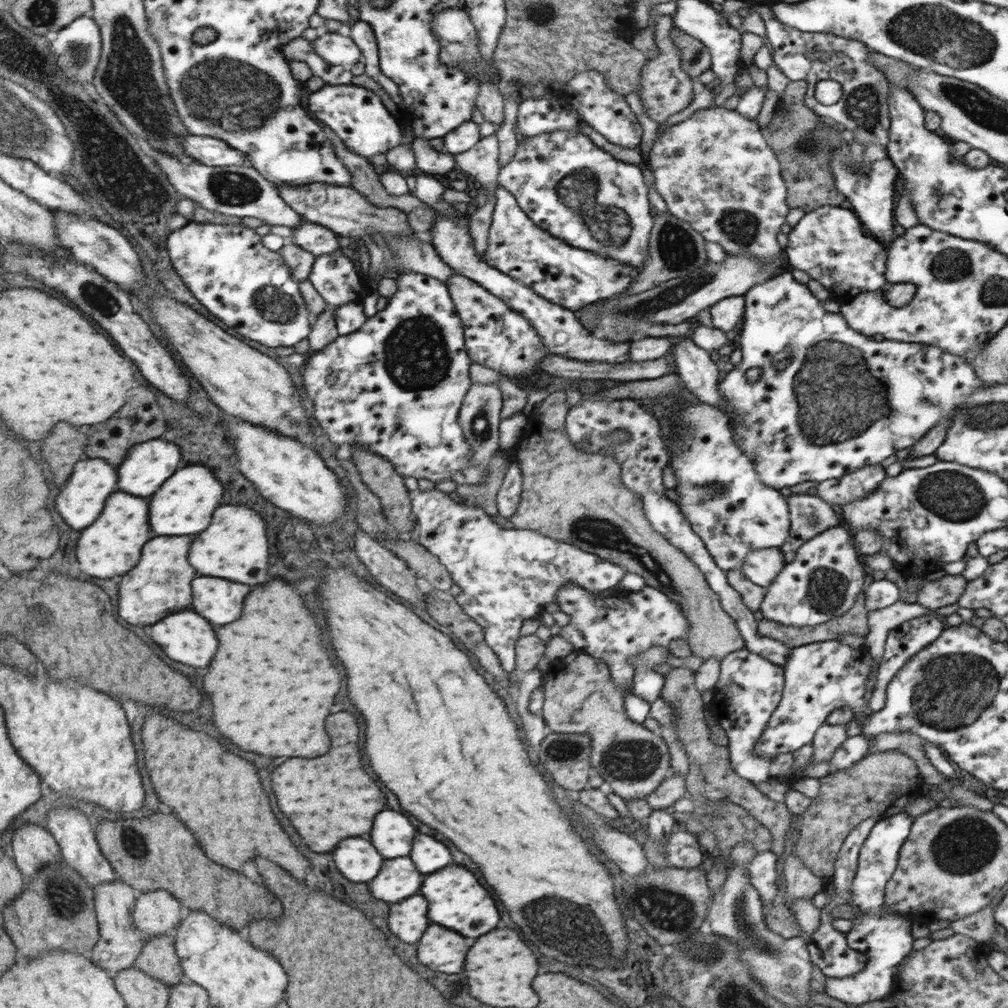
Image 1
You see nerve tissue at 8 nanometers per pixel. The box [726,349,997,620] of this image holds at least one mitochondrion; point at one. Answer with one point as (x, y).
(955, 497)

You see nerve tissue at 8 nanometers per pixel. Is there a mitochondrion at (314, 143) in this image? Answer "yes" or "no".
no

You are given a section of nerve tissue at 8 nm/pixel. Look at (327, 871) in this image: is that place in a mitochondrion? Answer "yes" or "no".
no

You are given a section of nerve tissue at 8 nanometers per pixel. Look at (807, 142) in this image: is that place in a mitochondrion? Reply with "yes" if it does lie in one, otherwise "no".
yes

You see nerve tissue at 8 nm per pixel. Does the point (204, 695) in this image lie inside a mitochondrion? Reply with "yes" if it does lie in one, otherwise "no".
no

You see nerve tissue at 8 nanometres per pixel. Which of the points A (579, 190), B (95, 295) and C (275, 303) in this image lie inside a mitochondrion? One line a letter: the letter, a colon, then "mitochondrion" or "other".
A: mitochondrion
B: mitochondrion
C: mitochondrion

